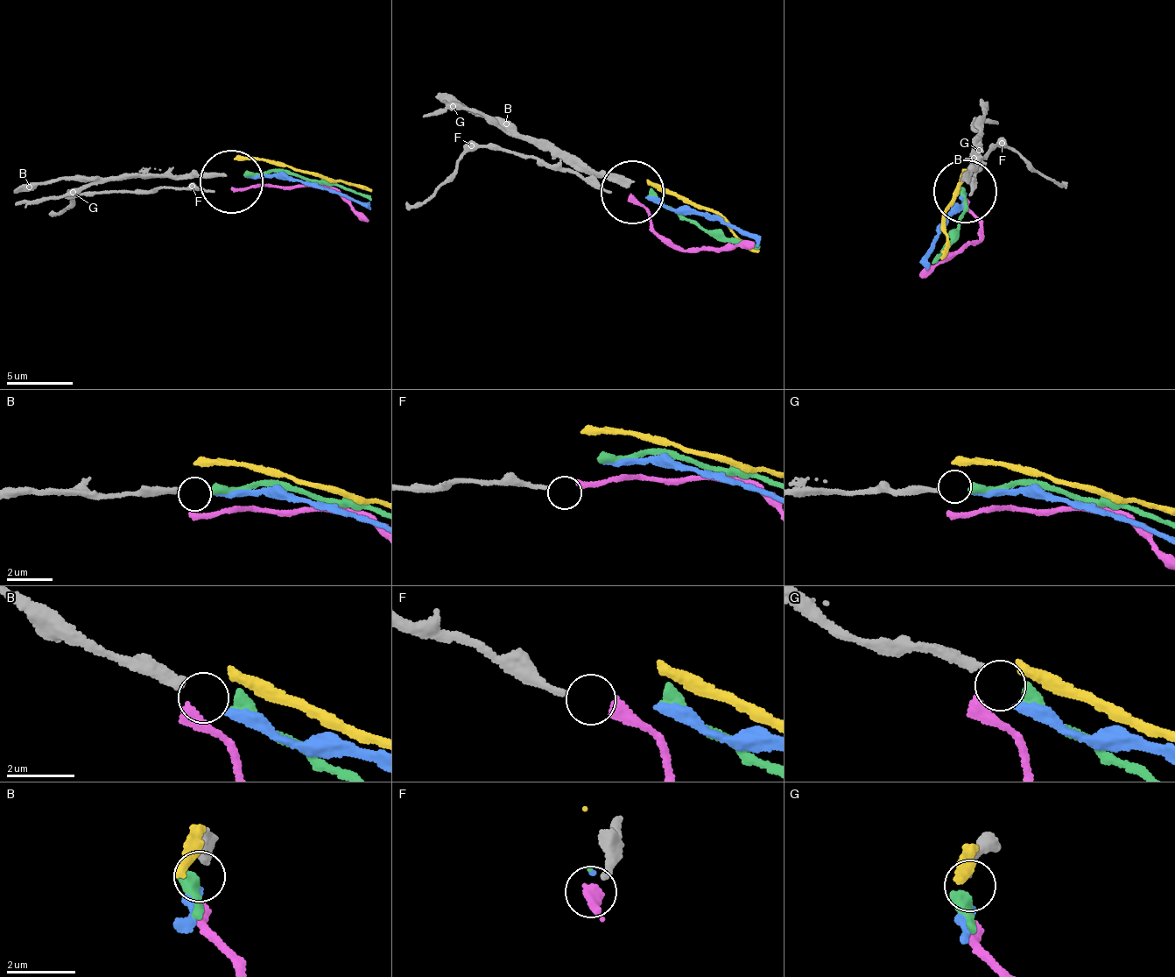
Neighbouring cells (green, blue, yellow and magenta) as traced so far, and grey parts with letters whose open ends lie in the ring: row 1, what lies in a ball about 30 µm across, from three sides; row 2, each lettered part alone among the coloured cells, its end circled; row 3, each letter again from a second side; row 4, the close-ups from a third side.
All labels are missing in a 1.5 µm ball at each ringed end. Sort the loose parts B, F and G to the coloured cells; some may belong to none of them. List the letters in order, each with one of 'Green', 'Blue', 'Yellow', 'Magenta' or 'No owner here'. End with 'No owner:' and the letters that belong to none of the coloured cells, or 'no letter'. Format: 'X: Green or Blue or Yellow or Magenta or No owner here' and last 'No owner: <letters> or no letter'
B: Blue
F: No owner here
G: Green
No owner: F

